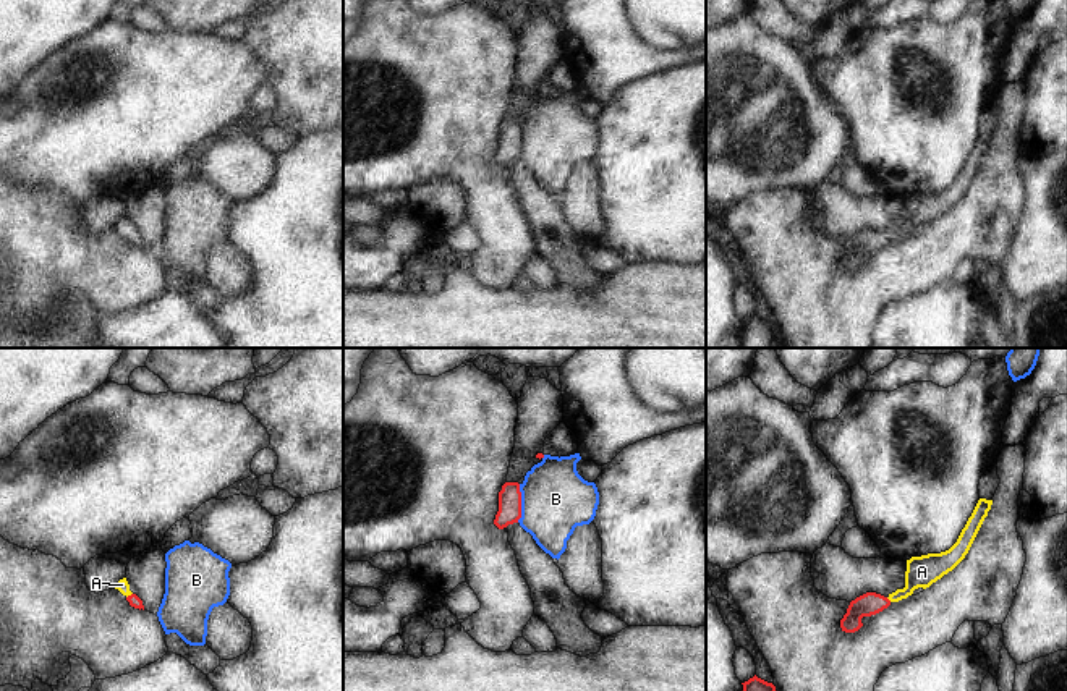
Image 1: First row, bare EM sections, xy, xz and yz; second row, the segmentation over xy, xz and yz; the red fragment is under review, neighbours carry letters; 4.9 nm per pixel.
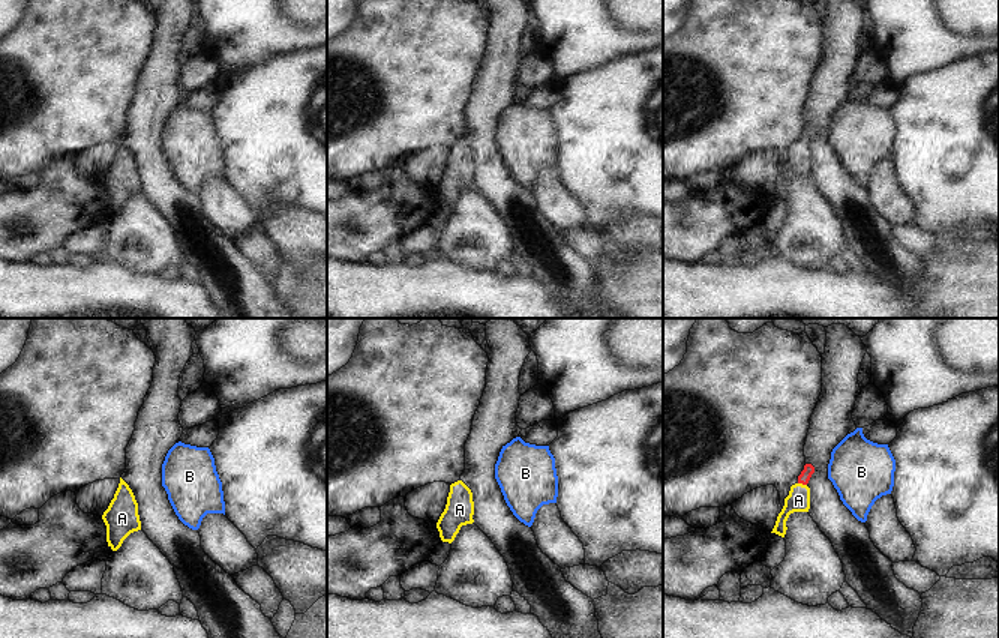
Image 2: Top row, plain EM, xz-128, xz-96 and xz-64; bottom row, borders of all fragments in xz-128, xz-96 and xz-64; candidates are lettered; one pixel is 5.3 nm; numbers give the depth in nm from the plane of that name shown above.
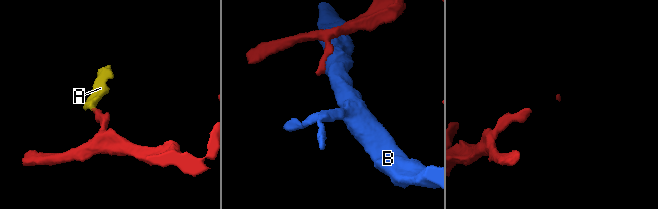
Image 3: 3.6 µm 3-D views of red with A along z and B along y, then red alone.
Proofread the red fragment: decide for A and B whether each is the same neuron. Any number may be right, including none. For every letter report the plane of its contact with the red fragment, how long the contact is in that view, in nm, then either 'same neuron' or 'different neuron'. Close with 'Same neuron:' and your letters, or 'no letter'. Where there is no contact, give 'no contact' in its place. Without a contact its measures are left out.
A: contact in xy; length 40 nm; same neuron
B: contact in xz; length 190 nm; different neuron
Same neuron: A

